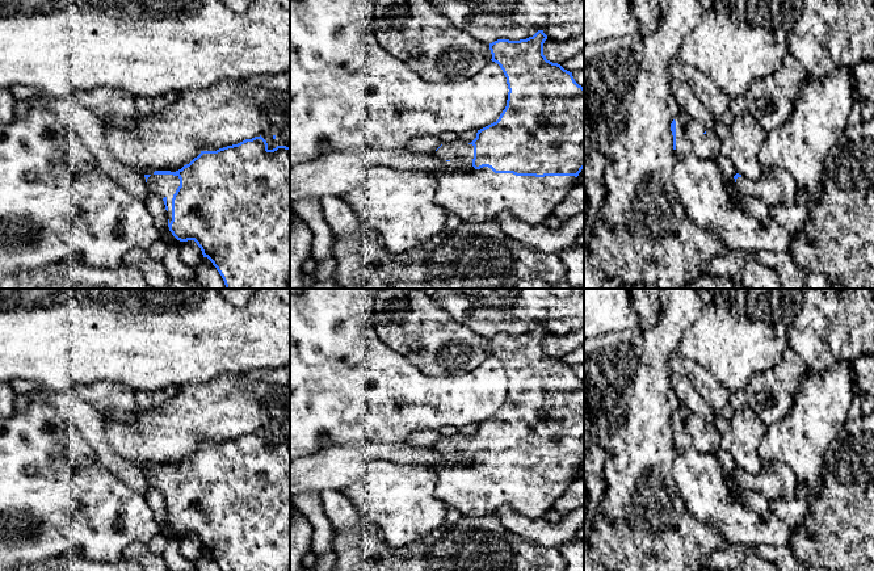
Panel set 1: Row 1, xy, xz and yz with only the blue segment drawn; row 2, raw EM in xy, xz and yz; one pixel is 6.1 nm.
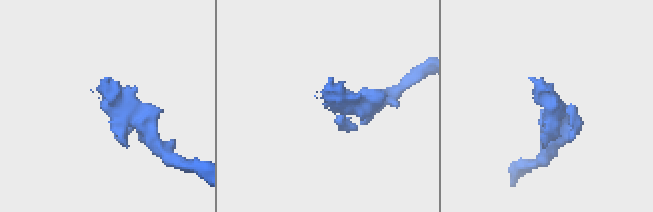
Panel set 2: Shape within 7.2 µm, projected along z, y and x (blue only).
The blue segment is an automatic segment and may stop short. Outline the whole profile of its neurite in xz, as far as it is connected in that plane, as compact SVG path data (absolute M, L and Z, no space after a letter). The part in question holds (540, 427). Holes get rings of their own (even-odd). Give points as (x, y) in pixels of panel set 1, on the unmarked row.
M538 324L533 331L526 333L497 333L489 337L489 344L492 348L491 354L500 360L507 371L509 386L505 403L496 416L478 424L476 432L471 437L455 434L453 437L441 438L434 446L434 449L442 455L457 455L459 458L459 461L453 465L437 463L432 466L437 474L434 495L447 505L458 509L463 516L492 515L501 505L509 505L516 513L524 517L531 520L542 518L543 515L552 508L554 503L573 483L576 479L576 471L584 462L584 382L575 375L572 366L564 364L560 358L546 353L543 349L543 337L546 333L547 329L543 327L543 324Z

